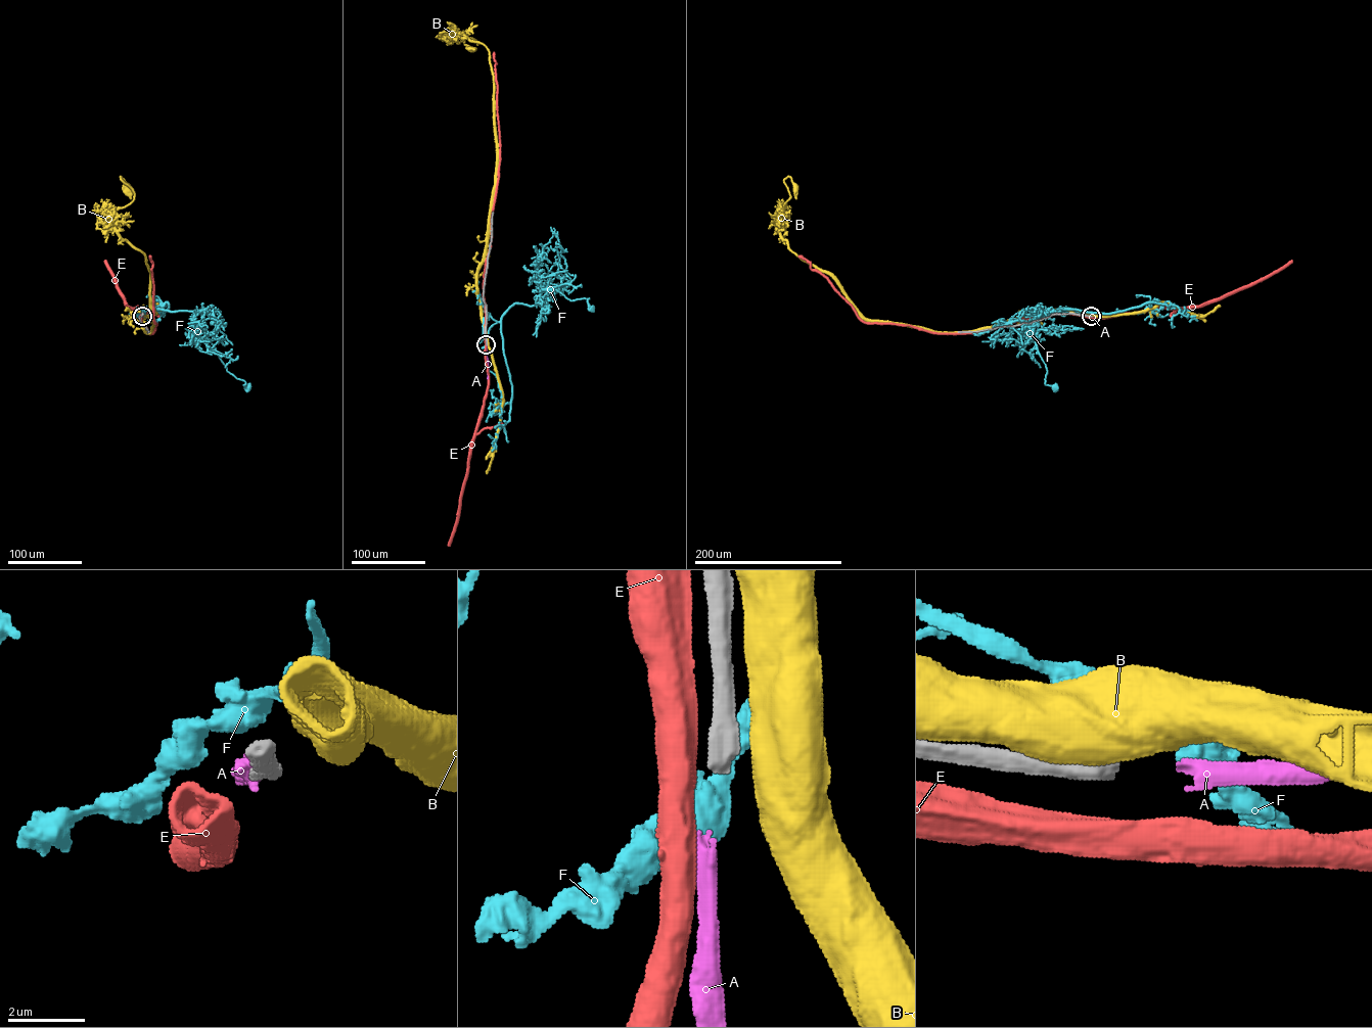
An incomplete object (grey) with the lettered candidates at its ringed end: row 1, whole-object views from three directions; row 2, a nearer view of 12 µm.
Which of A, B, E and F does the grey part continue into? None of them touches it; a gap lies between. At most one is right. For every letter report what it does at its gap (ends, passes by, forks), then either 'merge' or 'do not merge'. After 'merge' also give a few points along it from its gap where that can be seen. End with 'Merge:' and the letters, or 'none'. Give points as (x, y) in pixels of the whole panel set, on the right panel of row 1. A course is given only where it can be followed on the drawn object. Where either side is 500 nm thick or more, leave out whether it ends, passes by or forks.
A: it ends there; merge; it runs (1092, 316), (1125, 313)
B: do not merge
E: do not merge
F: it passes by; do not merge
Merge: A

